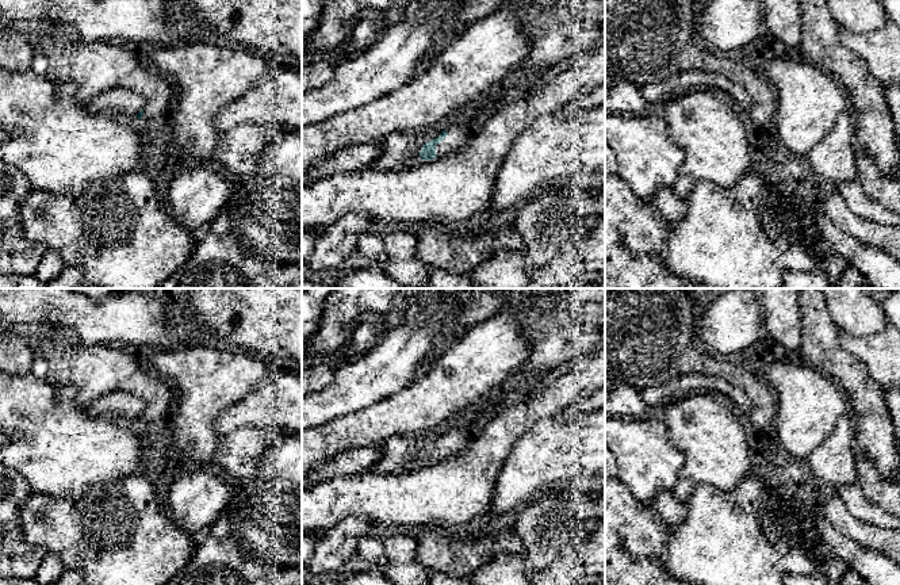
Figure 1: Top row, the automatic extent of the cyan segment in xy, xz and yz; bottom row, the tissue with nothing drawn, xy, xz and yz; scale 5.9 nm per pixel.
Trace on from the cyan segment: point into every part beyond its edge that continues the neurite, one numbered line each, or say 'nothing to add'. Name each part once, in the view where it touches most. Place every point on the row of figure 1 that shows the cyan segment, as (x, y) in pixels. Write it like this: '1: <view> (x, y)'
1: xz (456, 138)

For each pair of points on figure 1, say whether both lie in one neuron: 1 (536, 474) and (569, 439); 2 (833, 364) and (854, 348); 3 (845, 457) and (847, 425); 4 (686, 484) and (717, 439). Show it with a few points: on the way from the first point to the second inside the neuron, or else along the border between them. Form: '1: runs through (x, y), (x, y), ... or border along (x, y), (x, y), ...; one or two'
1: runs through (544, 466), (563, 447); one
2: border along (838, 329), (838, 340), (865, 366), (868, 378); two
3: runs through (845, 448), (845, 434); one
4: runs through (693, 473), (715, 450); one

